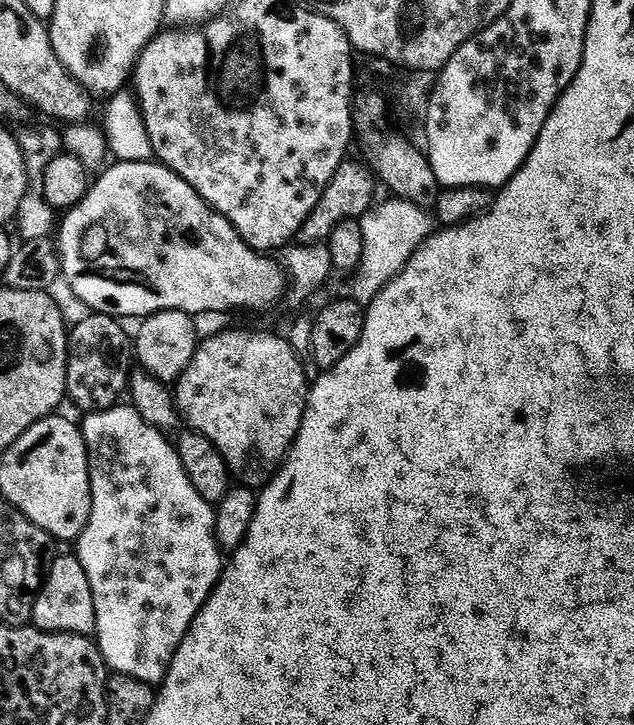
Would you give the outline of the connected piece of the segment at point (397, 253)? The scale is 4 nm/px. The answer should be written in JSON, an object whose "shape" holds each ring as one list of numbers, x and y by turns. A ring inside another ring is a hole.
{"shape":[[398,197,375,205,359,223,364,240,363,257,353,275,351,299,365,306,409,264,410,258,433,233,432,220,423,207]]}

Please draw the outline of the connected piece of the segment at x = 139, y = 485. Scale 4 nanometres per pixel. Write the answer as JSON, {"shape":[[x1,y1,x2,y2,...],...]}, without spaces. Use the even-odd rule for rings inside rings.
{"shape":[[117,406,105,412,87,413,83,419,92,509,86,530,82,530,79,540,75,541,74,555,82,562,94,594,94,639,100,645,104,663,113,673,156,686,168,675,178,646,202,606,212,597,220,573,226,567,216,540,217,509,194,490,176,453,175,443,146,423,135,408]]}

